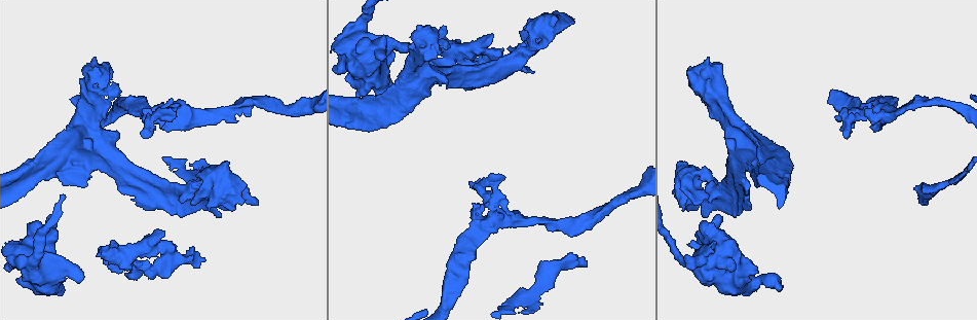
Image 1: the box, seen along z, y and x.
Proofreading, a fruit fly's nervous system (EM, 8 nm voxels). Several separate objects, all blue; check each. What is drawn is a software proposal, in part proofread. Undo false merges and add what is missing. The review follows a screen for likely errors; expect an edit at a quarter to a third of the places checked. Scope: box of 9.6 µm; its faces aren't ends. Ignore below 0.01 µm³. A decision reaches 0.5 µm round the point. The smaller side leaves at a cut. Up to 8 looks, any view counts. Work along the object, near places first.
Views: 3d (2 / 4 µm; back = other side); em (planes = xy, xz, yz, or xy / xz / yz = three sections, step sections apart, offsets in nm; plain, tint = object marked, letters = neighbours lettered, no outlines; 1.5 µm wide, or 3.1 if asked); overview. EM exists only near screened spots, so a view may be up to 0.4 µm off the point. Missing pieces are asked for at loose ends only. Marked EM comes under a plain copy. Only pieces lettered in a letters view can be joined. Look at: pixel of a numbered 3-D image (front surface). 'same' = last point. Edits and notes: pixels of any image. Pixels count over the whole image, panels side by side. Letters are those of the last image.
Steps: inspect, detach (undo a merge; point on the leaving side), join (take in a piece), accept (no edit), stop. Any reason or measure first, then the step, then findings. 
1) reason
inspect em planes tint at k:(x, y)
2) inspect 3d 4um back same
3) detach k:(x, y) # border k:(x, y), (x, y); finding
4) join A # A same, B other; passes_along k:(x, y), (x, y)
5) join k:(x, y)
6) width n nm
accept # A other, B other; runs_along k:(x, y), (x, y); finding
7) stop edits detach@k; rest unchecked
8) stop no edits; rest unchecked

calibre changes
inspect em xy step 4 letters at 1:(32, 263)

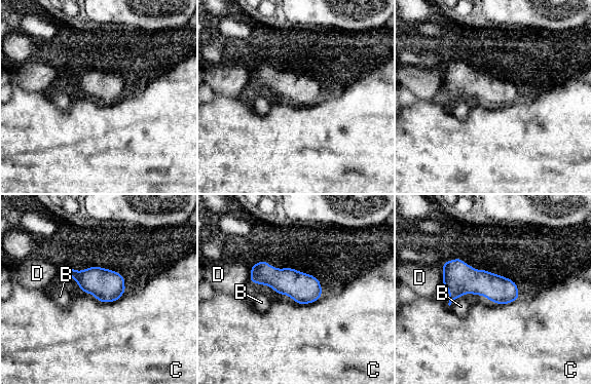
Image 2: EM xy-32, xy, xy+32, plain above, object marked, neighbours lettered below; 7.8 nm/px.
accept # B other, C other, D other; border 2:(125, 291), (116, 300), (100, 302); one neuron here

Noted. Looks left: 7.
four arms meet
inspect em planes tint at 1:(471, 80)

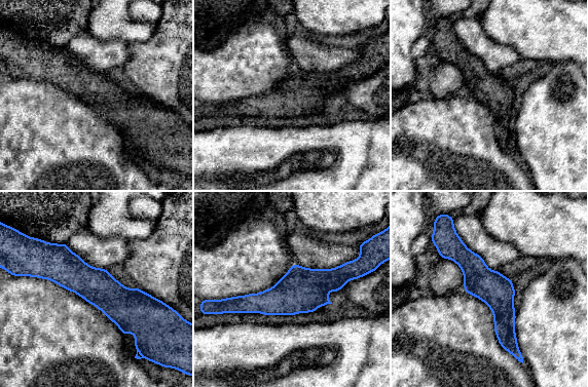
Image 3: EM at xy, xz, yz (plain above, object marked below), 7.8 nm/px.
what lies round it
inspect em planes letters same

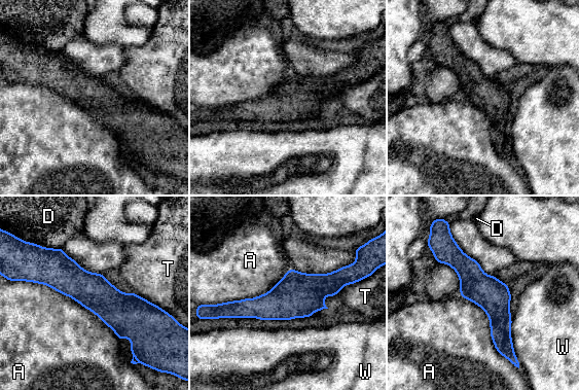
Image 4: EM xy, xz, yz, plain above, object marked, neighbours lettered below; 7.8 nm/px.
width 260 nm
accept # A other, D other, T other, W other; runs_along 4:(31, 279), (151, 306); continuous, no second neuron

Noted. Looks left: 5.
an open end
inspect 3d 2um at 1:(463, 277)

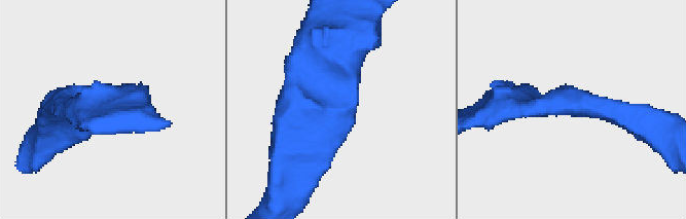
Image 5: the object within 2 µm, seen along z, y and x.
inspect em yz step 4 letters at 5:(331, 113)

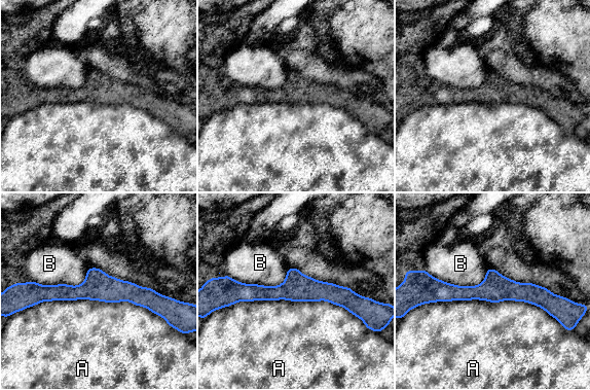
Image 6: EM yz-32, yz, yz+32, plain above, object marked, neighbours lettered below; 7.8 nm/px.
another direction
inspect em planes letters same

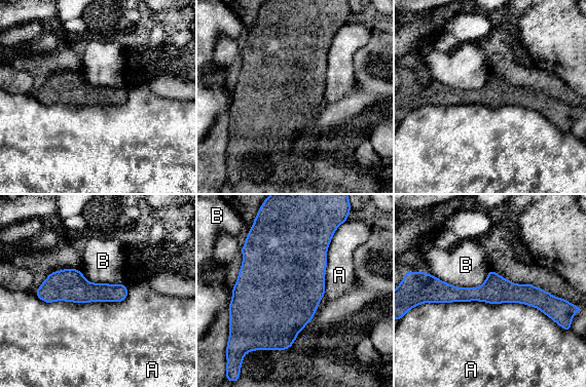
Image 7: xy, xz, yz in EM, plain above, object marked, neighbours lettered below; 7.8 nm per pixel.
accept # A other, B other; runs_along 7:(439, 285), (448, 294), (558, 300); no lettered piece goes on from it

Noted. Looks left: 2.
stop no edits; rest unchecked

